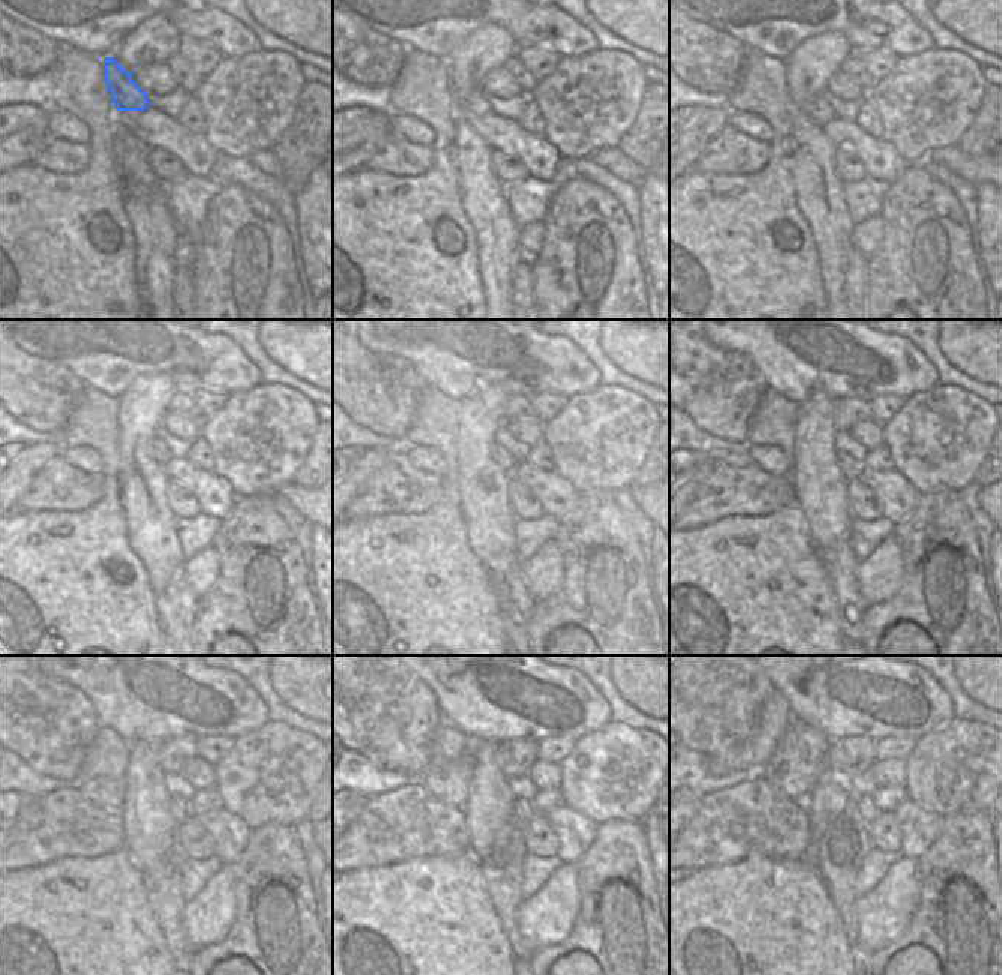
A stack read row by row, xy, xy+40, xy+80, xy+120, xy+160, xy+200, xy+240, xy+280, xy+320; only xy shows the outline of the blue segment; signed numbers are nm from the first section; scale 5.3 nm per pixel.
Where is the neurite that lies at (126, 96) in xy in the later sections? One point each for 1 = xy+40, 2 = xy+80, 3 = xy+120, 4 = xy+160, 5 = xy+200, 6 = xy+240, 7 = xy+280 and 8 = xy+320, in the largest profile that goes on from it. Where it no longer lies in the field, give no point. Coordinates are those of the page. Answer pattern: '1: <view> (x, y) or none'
1: xy+40 (473, 104)
2: xy+80 (819, 110)
3: xy+120 (158, 450)
4: xy+160 (503, 458)
5: xy+200 (849, 467)
6: xy+240 (182, 809)
7: xy+280 (524, 809)
8: xy+320 (867, 809)

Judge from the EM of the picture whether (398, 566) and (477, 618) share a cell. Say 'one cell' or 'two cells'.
one cell

